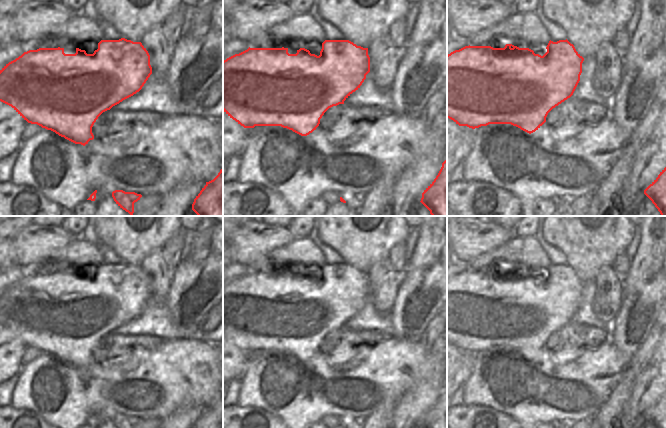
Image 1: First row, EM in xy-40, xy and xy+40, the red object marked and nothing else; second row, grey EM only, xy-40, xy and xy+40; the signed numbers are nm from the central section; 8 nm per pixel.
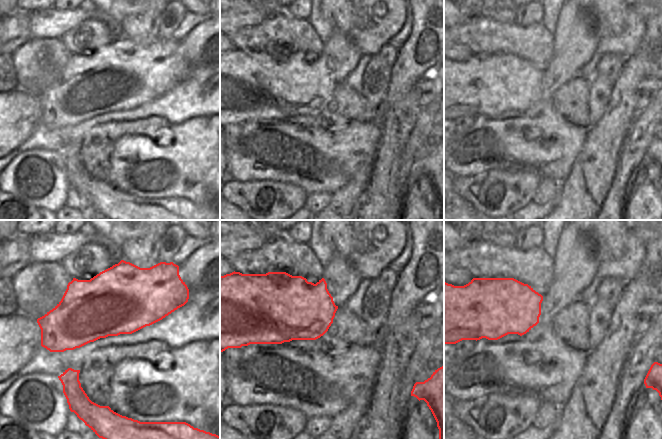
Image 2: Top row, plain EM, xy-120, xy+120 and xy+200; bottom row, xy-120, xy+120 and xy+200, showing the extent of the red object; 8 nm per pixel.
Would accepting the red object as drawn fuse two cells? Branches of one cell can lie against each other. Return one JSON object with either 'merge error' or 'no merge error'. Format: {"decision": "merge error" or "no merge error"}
{"decision": "merge error"}

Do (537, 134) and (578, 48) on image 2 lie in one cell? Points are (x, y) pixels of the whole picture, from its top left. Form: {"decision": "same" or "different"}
{"decision": "same"}

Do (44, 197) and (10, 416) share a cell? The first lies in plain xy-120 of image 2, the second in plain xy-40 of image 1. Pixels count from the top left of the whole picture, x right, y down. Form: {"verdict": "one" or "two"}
{"verdict": "two"}

